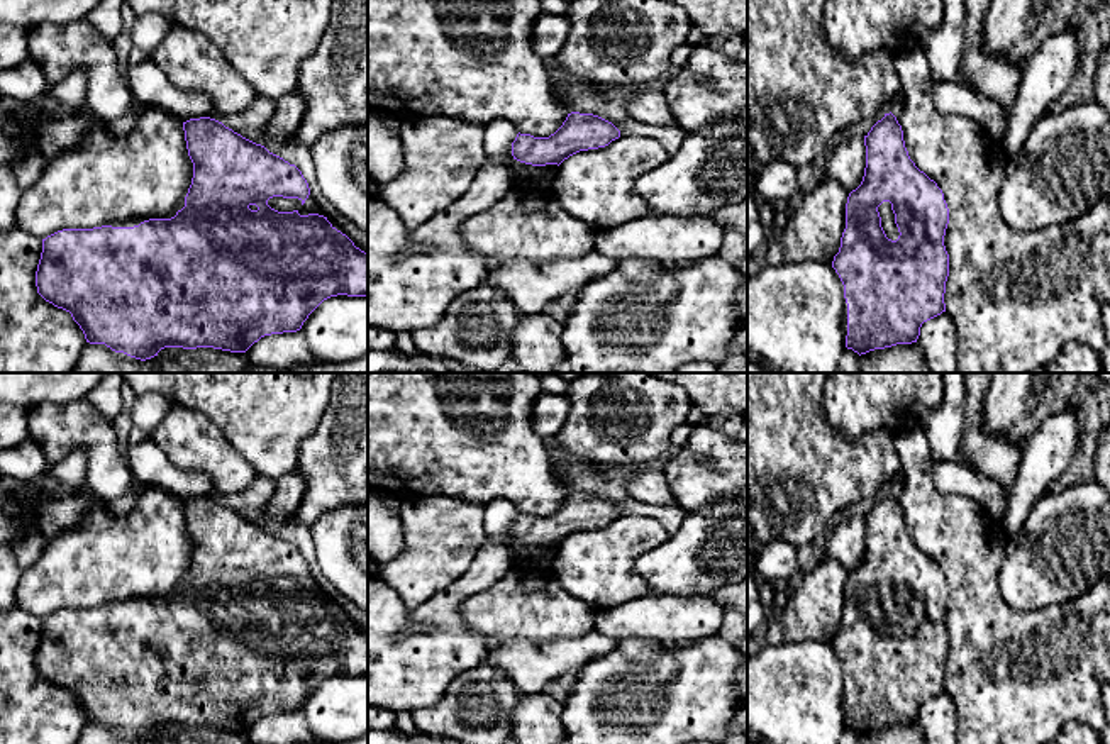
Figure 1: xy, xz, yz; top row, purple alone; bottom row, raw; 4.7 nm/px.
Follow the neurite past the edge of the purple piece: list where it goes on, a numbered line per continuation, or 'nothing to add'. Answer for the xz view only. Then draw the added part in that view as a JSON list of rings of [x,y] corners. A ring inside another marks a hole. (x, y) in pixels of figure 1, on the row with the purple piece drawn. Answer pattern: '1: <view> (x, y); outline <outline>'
1: xz (497, 138); outline [[[495,120],[483,125],[483,151],[486,159],[493,159],[507,168],[524,183],[546,181],[549,185],[558,173],[558,164],[532,166],[517,161],[512,156],[512,142],[517,134],[519,130],[507,120]]]

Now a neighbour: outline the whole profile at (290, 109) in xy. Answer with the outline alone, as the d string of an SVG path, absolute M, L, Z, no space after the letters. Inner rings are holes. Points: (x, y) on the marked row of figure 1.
M293 90L276 100L276 110L264 129L264 137L268 142L281 141L283 137L293 134L307 112L307 102L298 90Z

